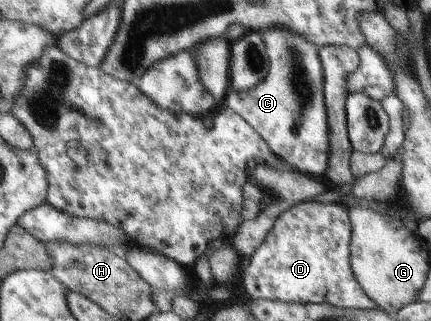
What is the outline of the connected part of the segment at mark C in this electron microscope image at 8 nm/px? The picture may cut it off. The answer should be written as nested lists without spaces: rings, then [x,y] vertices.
[[[269,28],[260,32],[264,37],[266,53],[270,59],[268,72],[252,88],[241,91],[229,89],[225,98],[226,105],[250,123],[279,159],[285,160],[293,169],[301,173],[325,179],[331,167],[333,149],[329,147],[331,127],[329,127],[325,101],[324,83],[327,79],[324,75],[324,66],[317,59],[320,47],[286,28]]]

